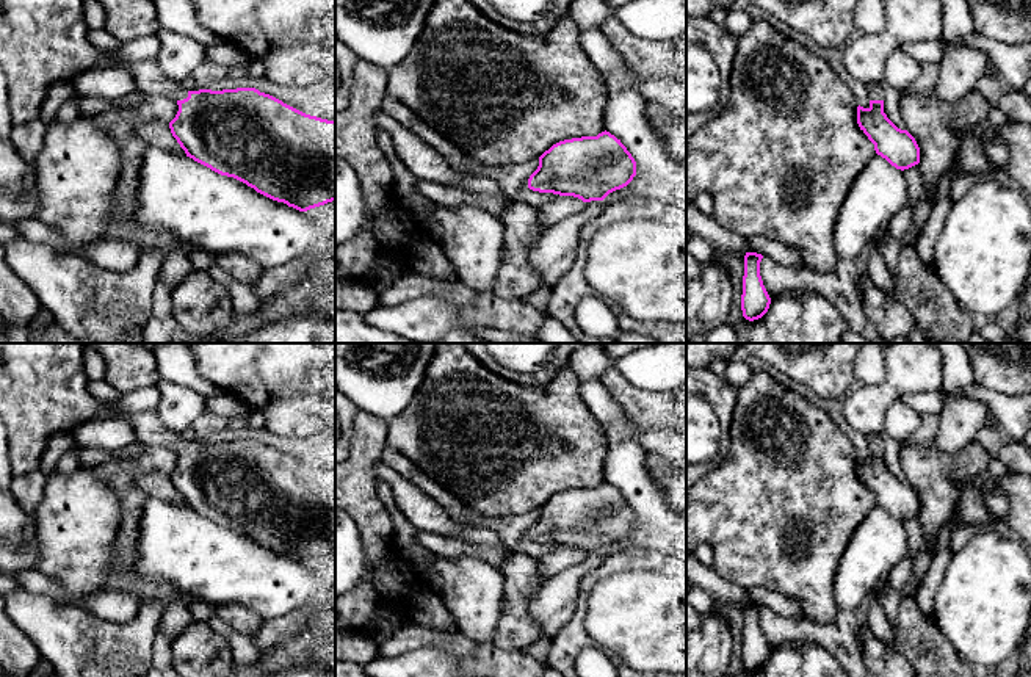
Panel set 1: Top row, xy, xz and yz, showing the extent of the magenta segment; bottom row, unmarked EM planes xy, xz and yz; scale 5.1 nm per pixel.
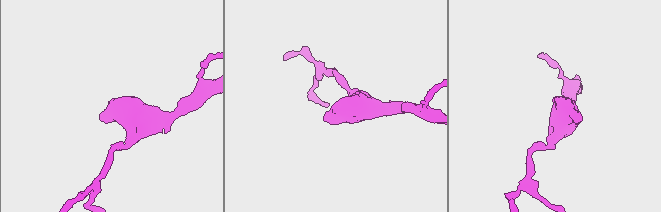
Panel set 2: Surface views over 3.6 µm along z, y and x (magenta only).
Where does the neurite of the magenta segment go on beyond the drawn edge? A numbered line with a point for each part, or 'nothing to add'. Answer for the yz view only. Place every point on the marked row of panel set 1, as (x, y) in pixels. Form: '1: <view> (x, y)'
1: yz (875, 91)

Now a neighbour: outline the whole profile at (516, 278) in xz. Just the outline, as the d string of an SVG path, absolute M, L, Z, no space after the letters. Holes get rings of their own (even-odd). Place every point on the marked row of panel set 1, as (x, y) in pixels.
M512 202L500 213L505 240L492 293L505 301L520 301L545 282L530 263L530 251L544 234L536 208Z

